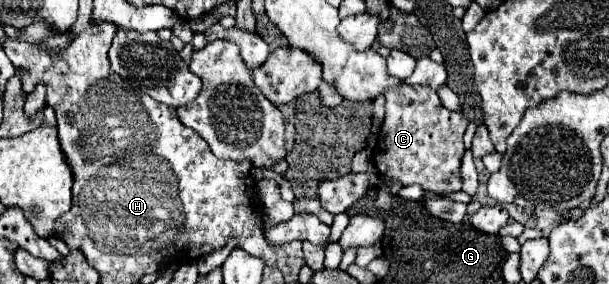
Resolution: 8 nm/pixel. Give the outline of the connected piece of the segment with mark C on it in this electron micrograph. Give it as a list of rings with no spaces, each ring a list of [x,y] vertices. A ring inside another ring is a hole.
[[[400,86],[384,92],[386,96],[386,118],[382,124],[382,132],[378,138],[378,148],[374,150],[374,164],[382,178],[398,180],[400,184],[420,184],[430,192],[456,192],[462,188],[460,184],[460,158],[464,154],[462,136],[466,132],[466,118],[460,112],[452,112],[442,106],[436,90],[424,86]]]

